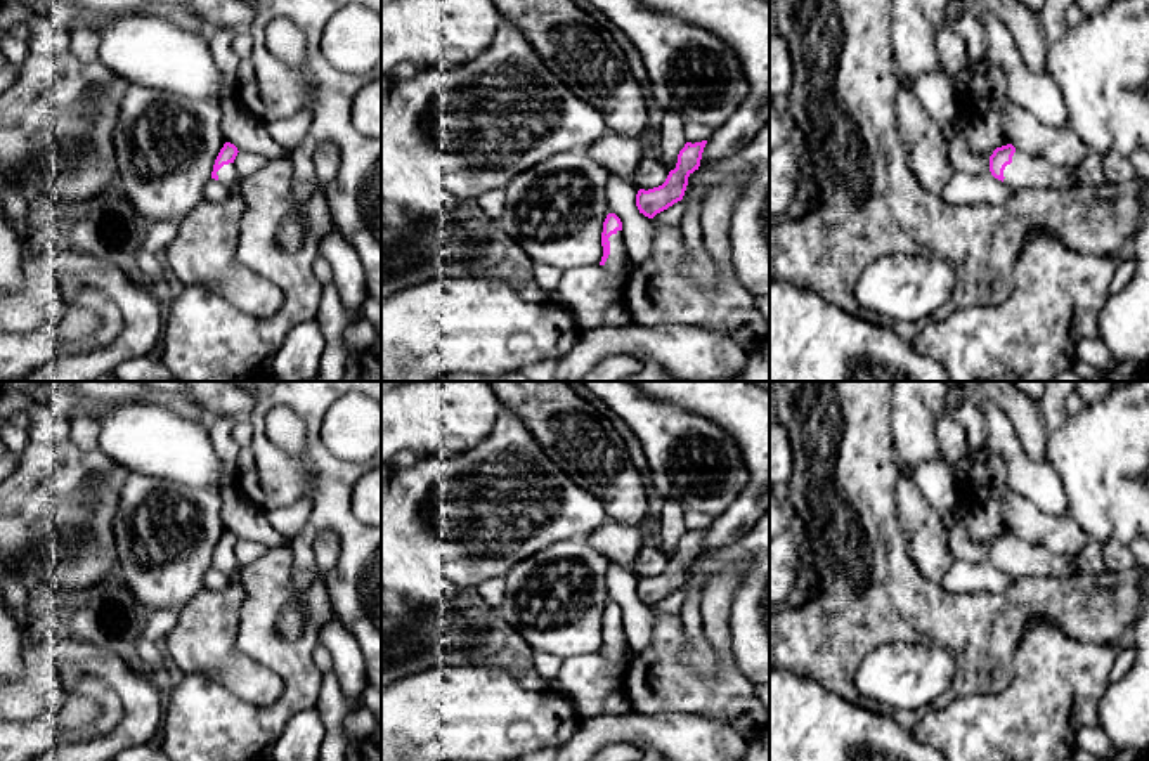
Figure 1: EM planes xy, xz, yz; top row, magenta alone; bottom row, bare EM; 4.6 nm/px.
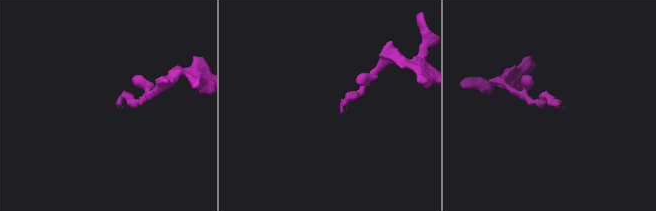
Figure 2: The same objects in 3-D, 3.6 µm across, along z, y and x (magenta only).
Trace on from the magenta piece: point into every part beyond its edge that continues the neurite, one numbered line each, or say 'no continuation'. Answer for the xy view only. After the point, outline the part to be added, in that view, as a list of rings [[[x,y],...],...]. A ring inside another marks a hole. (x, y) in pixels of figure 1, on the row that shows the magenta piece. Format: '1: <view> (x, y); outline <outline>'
1: xy (227, 175); outline [[[229,163],[229,165],[224,165],[218,172],[218,182],[222,182],[224,185],[234,189],[236,184],[237,184],[237,172],[236,172],[236,166],[234,163]]]

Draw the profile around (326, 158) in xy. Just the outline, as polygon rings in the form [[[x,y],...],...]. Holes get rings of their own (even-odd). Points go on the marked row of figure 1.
[[[322,144],[314,151],[312,163],[317,172],[319,184],[326,185],[334,180],[341,166],[341,153],[333,144]]]

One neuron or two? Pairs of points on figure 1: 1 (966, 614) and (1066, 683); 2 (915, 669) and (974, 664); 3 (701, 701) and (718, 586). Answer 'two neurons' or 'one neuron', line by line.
1: two neurons
2: two neurons
3: one neuron

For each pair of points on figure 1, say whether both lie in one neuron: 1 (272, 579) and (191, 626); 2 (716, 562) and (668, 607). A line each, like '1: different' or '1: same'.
1: different
2: different

